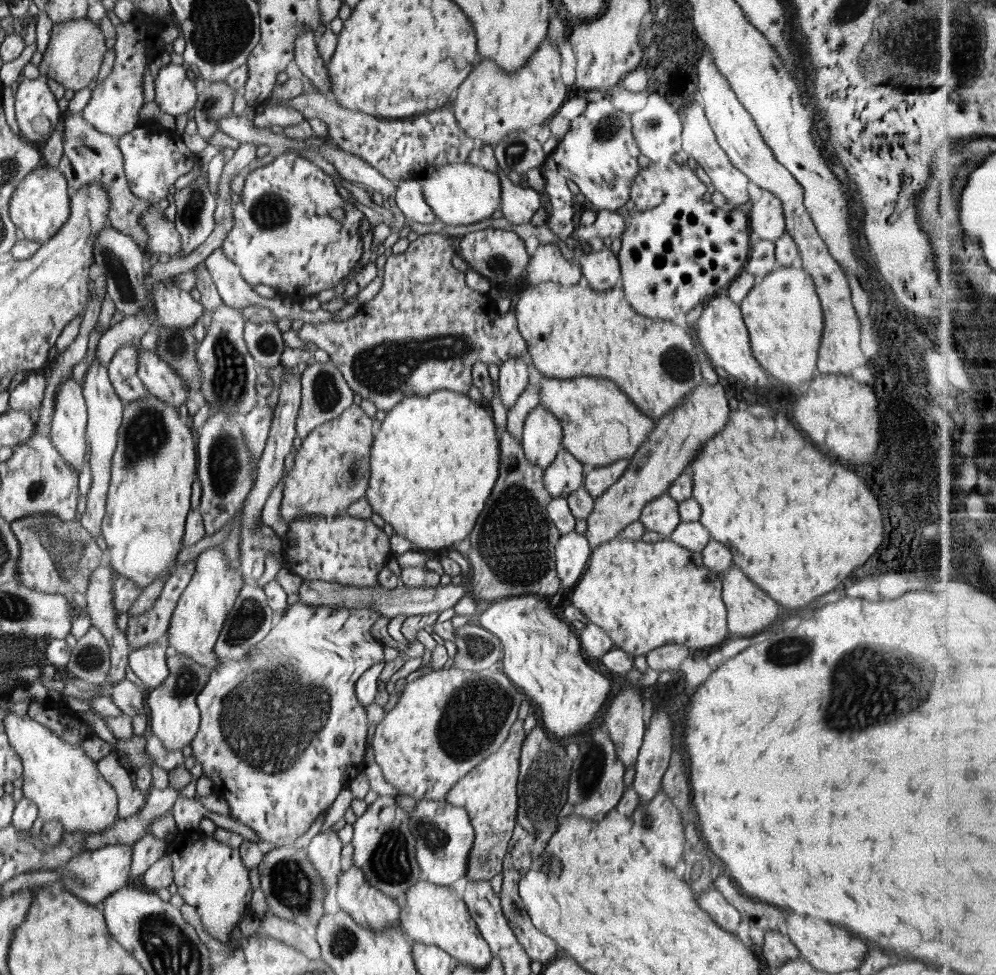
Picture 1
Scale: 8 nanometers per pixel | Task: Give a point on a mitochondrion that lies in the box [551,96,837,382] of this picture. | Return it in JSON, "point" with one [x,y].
{"point":[609,127]}

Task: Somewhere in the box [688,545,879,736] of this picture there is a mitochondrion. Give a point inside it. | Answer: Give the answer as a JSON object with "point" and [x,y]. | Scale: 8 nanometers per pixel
{"point":[791,651]}

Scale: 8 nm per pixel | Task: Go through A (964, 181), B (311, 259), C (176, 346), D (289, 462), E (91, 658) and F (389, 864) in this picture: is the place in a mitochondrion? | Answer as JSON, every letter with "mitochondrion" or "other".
{"A":"other","B":"other","C":"mitochondrion","D":"other","E":"mitochondrion","F":"mitochondrion"}

